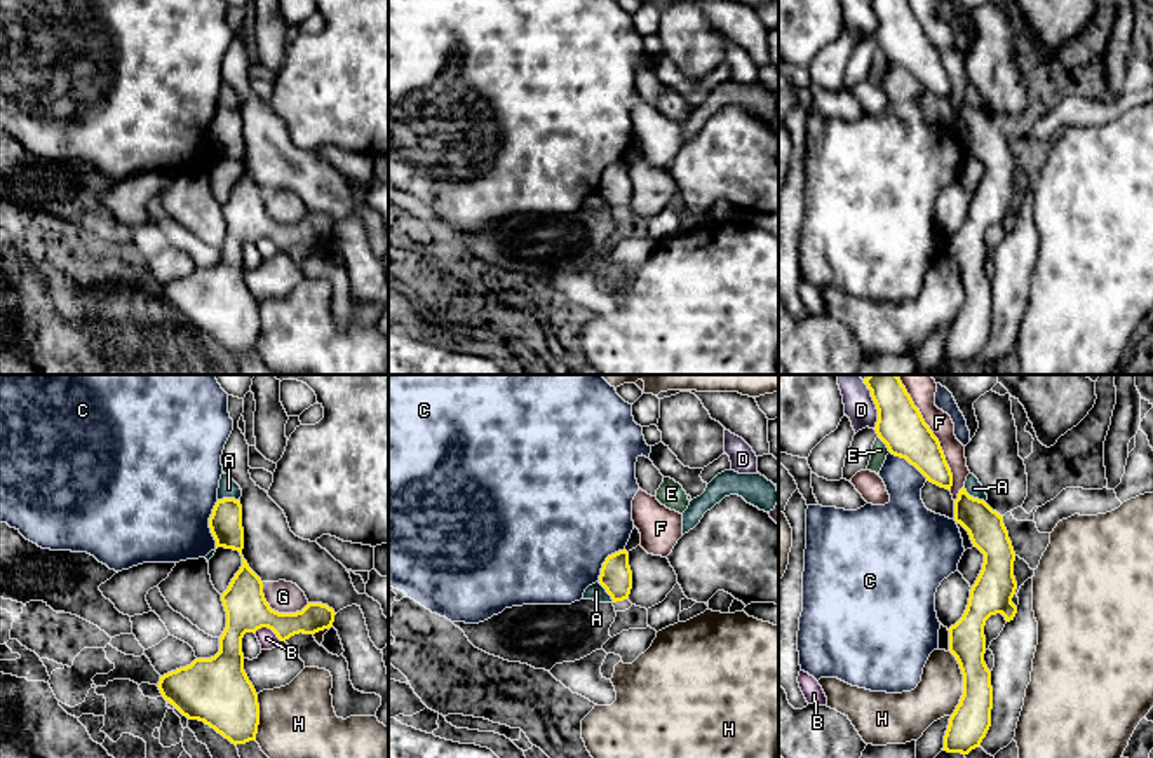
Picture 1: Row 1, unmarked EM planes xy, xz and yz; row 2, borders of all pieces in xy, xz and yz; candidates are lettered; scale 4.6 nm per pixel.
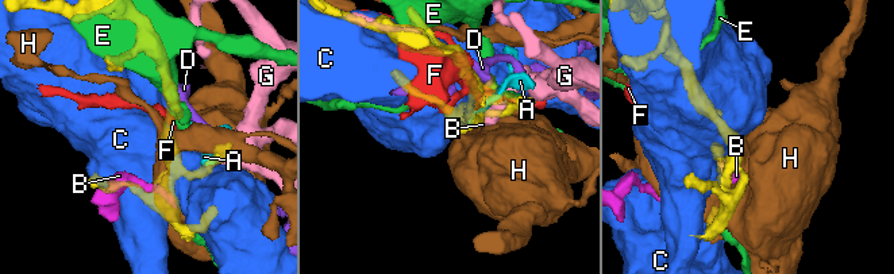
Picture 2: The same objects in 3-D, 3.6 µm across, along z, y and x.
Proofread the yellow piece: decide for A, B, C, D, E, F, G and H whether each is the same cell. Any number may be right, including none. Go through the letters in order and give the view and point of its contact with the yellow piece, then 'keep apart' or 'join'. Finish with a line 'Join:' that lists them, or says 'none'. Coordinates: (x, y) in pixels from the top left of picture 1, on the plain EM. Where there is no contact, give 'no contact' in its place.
A: contact yz (972, 107); keep apart
B: contact xy (269, 237); keep apart
C: contact xy (209, 135); keep apart
D: contact yz (876, 18); keep apart
E: contact yz (885, 53); keep apart
F: contact yz (937, 51); keep apart
G: contact xy (277, 222); keep apart
H: contact yz (964, 293); keep apart
Join: none

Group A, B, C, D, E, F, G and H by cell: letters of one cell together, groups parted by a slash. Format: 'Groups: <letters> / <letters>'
Groups: A / B / C / D / E / F / G / H

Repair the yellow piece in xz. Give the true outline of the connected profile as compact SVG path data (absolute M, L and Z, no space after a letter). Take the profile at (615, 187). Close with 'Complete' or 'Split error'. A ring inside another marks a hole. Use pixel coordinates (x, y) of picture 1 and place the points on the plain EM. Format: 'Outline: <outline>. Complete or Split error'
Outline: M625 159L606 167L601 178L599 193L611 206L613 213L629 207L632 199L632 181L629 176L629 162Z. Complete

